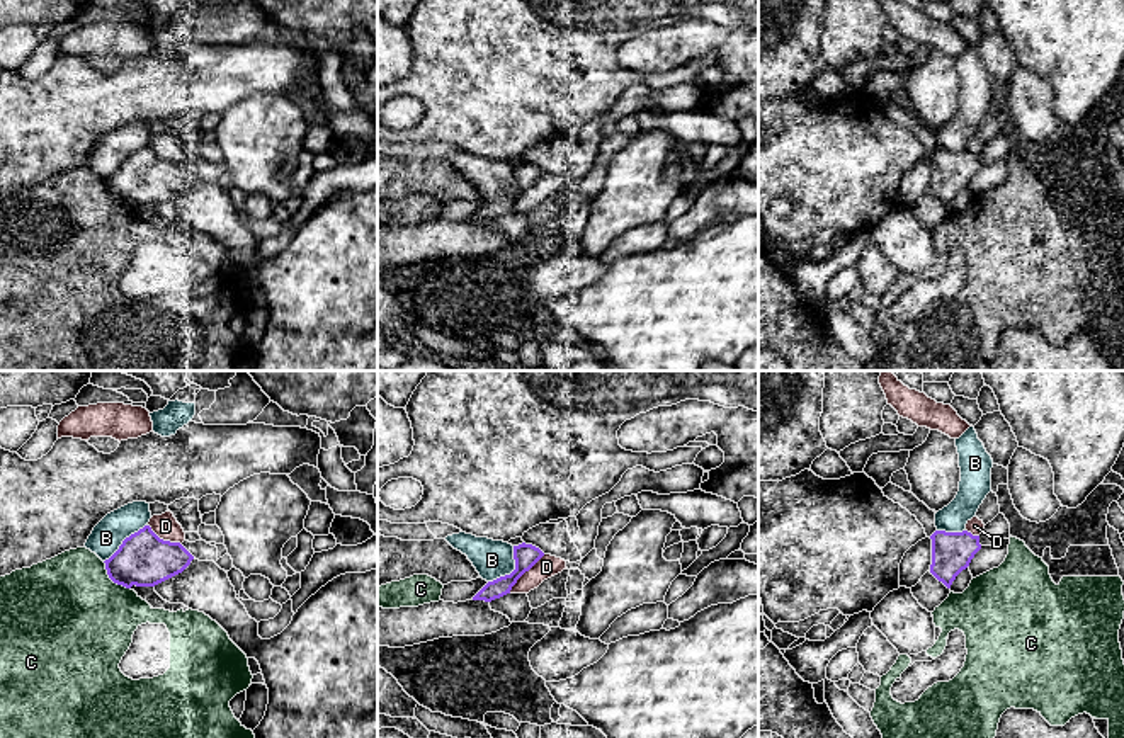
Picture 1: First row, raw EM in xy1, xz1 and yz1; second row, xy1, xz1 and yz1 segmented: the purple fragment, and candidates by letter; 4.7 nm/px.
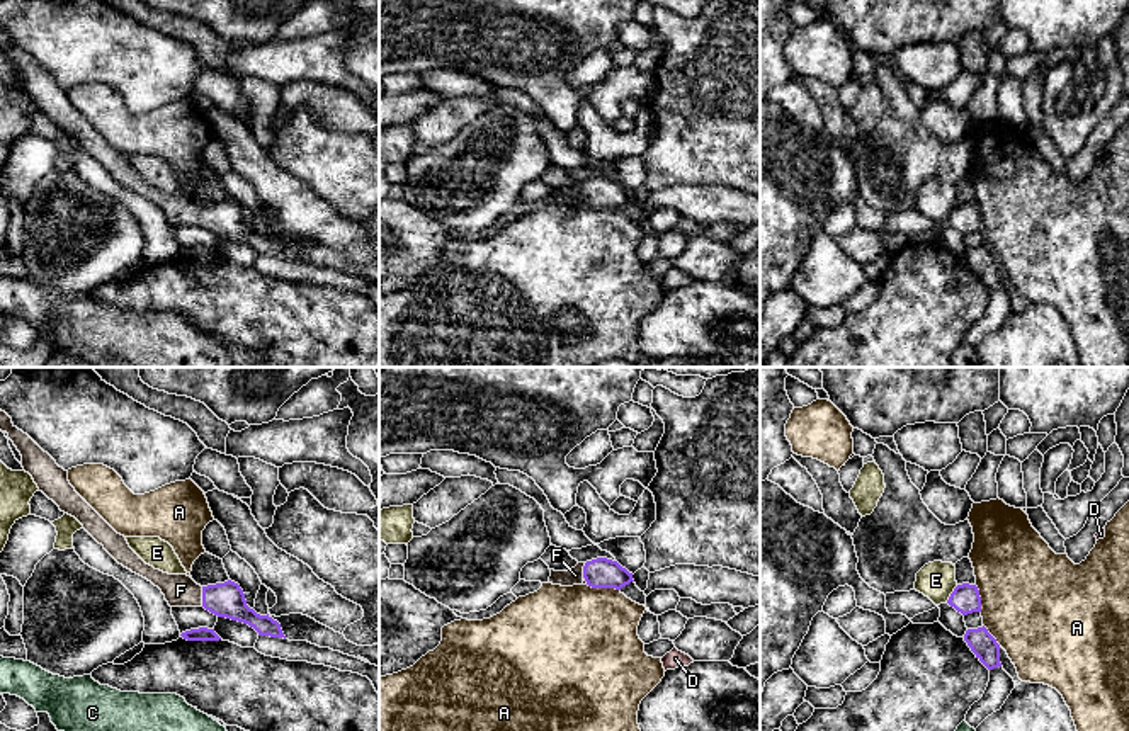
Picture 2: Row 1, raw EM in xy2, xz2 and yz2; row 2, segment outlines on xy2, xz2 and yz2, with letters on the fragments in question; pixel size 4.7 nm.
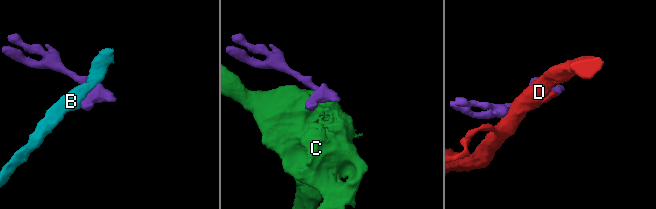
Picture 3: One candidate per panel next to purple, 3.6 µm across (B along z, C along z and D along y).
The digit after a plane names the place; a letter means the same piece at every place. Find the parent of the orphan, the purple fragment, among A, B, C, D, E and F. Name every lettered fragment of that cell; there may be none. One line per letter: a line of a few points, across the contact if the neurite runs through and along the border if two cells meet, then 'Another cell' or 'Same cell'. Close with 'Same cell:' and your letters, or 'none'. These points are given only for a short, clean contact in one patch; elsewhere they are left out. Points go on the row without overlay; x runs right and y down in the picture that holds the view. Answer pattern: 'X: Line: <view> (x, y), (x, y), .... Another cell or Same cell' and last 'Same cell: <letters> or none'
A: Line: xz2 (587, 203), (619, 209). Another cell
B: Another cell
C: Line: xy1 (102, 181), (107, 194), (130, 208). Another cell
D: Another cell
E: Line: yz2 (958, 204), (946, 220). Another cell
F: Line: xy2 (226, 218), (203, 216), (181, 209). Same cell
Same cell: F

